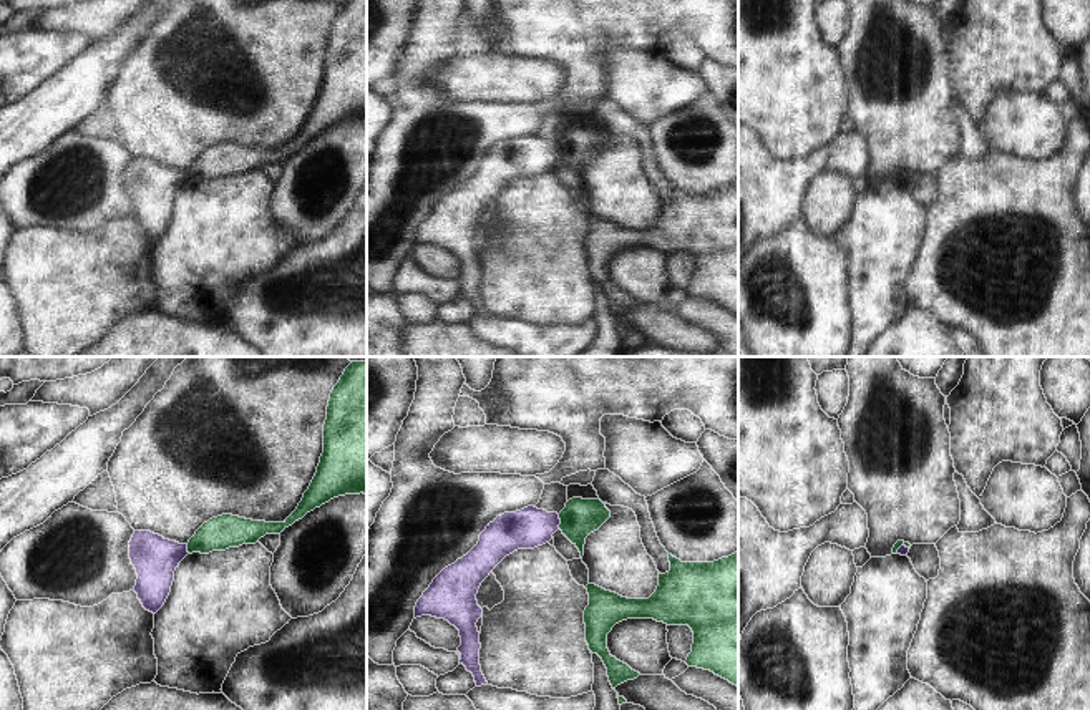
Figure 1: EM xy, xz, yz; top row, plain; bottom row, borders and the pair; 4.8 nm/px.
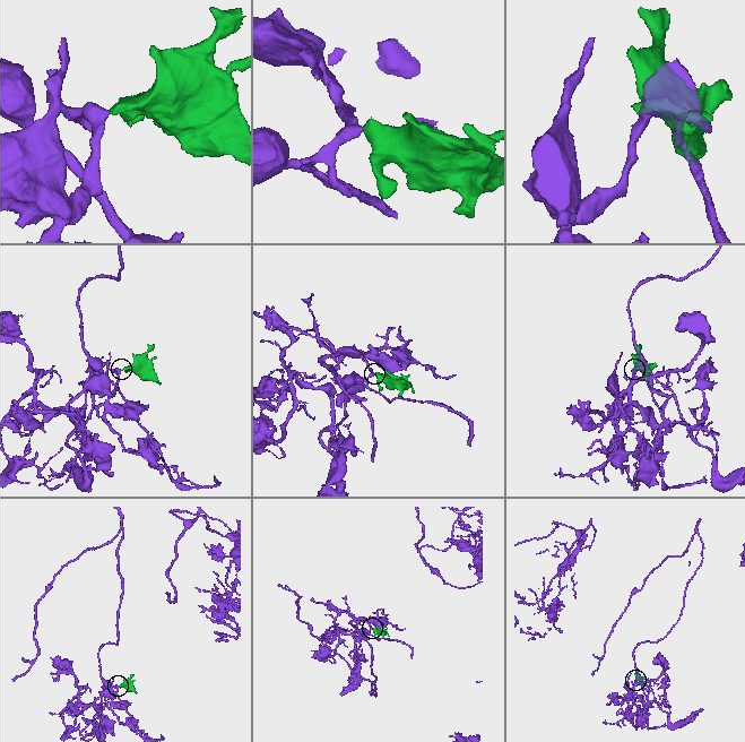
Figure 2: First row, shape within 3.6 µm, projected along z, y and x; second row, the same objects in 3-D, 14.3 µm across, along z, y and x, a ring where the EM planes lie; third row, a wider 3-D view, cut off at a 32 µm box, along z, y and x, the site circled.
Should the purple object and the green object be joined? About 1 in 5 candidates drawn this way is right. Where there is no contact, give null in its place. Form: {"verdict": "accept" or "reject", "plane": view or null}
{"verdict": "reject", "plane": "xz"}

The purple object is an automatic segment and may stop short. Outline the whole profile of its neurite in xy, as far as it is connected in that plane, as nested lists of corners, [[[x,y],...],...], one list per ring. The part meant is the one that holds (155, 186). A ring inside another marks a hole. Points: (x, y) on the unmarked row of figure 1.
[[[134,159],[129,187],[138,202],[134,221],[146,239],[156,242],[164,234],[174,199],[187,182],[187,173],[164,168],[151,159]]]

